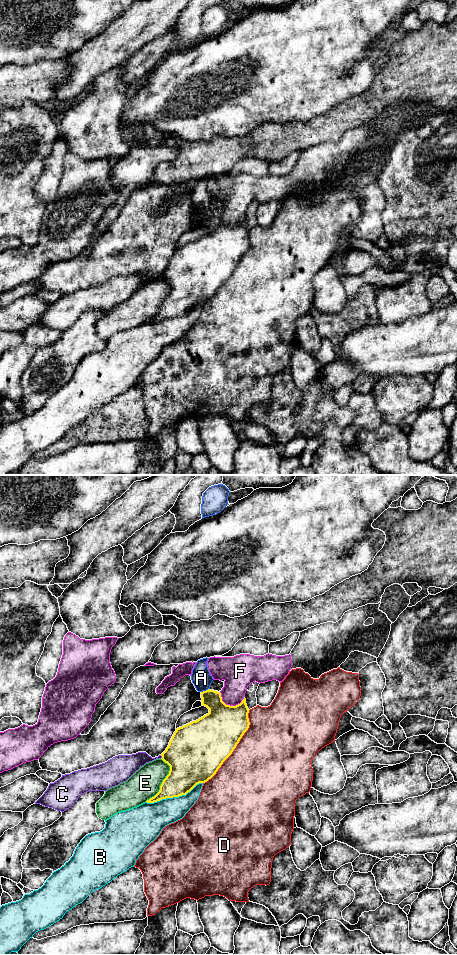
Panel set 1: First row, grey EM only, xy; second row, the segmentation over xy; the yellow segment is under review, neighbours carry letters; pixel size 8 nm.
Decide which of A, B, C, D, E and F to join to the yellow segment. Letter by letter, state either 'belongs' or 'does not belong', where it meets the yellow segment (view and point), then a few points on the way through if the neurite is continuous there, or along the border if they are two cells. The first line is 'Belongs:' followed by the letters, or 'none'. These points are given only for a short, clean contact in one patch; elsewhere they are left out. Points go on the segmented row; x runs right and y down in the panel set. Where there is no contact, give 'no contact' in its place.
Belongs: none
A: does not belong; contact xy (206, 690); border xy (209, 688), (201, 692)
B: does not belong; contact xy (174, 796)
C: does not belong; contact xy (162, 757)
D: does not belong; contact xy (235, 747)
E: does not belong; contact xy (163, 781)
F: does not belong; contact xy (229, 705)

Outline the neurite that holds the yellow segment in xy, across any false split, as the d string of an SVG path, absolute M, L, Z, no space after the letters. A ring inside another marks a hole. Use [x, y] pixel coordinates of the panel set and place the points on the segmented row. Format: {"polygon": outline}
{"polygon": "M208 689L201 692L201 698L202 705L209 709L209 713L176 729L168 747L161 754L161 759L170 766L169 774L163 780L159 792L147 803L186 795L197 784L207 782L232 754L248 730L249 709L245 697L240 704L230 706L222 701L220 692Z"}

